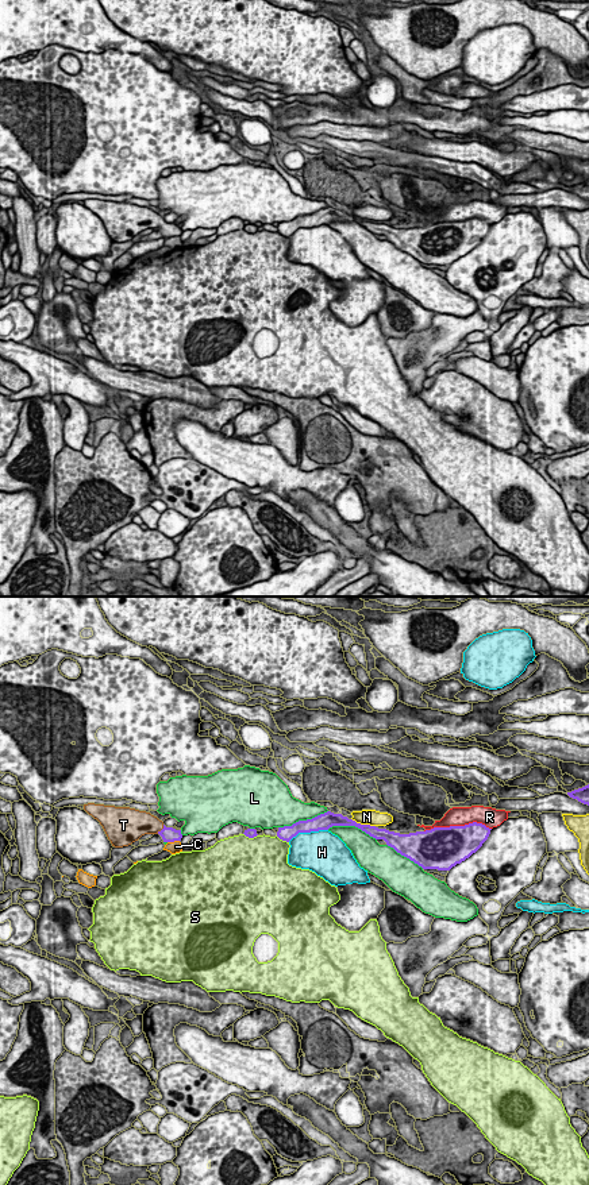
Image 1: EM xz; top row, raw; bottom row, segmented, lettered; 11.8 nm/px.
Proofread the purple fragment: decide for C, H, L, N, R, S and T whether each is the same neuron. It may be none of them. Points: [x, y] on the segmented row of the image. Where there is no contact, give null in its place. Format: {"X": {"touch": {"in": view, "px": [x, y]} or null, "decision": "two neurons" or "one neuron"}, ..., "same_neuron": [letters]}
{"C": {"touch": {"in": "xz", "px": [173, 841]}, "decision": "two neurons"}, "H": {"touch": {"in": "xz", "px": [307, 832]}, "decision": "two neurons"}, "L": {"touch": {"in": "xz", "px": [303, 821]}, "decision": "two neurons"}, "N": {"touch": {"in": "xz", "px": [364, 825]}, "decision": "two neurons"}, "R": {"touch": {"in": "xz", "px": [457, 826]}, "decision": "two neurons"}, "S": {"touch": {"in": "xz", "px": [283, 840]}, "decision": "two neurons"}, "T": {"touch": {"in": "xz", "px": [162, 829]}, "decision": "one neuron"}, "same_neuron": ["T"]}

